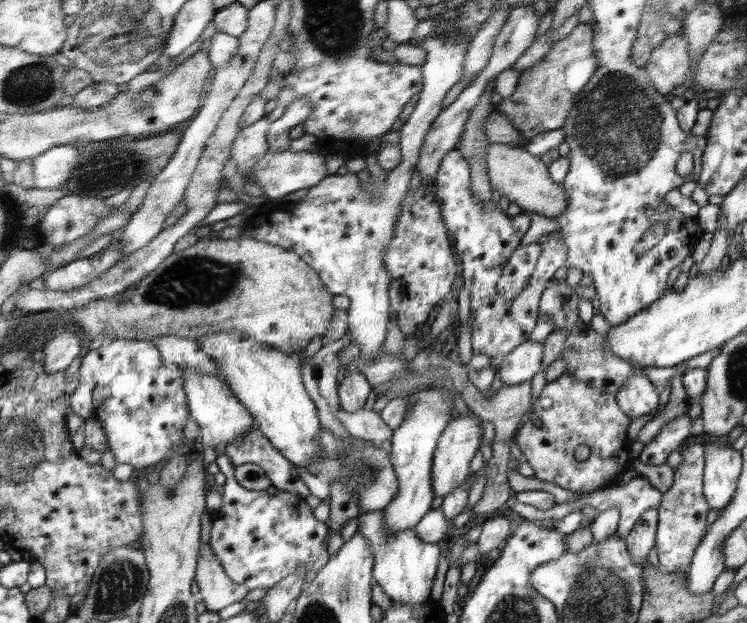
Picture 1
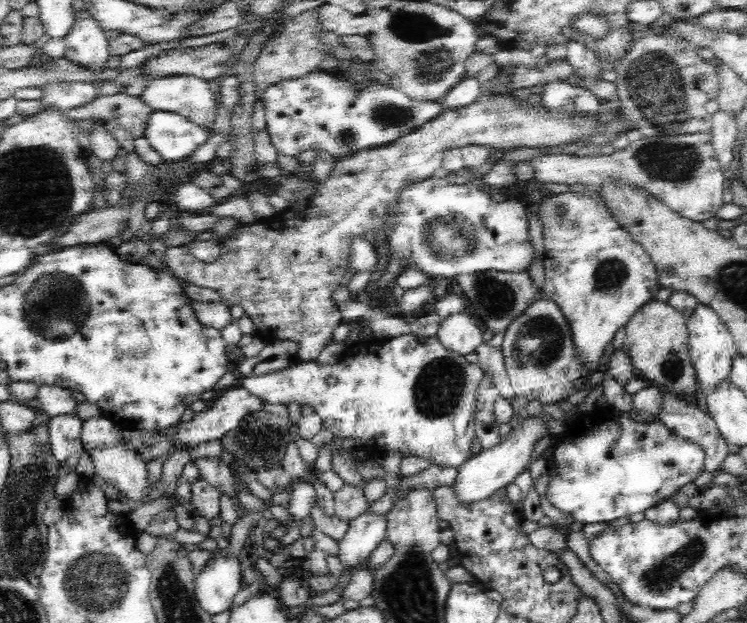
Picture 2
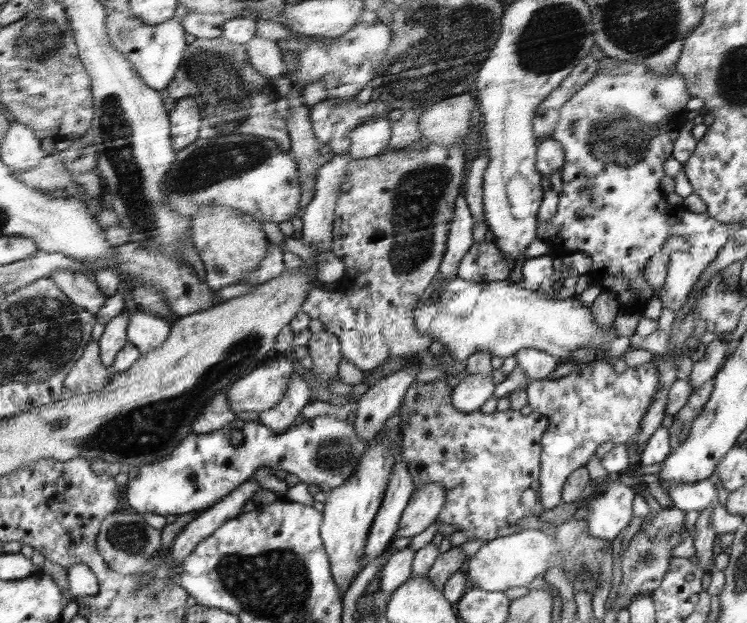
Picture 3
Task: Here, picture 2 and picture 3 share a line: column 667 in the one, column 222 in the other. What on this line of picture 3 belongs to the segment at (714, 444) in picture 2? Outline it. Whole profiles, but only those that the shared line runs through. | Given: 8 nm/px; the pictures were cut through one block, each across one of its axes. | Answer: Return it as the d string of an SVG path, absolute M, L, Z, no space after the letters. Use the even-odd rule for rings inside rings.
M224 394L212 396L207 402L200 409L200 414L196 415L195 424L192 426L196 434L220 430L234 422L234 419L238 419L238 413L232 410L231 402L228 402Z

